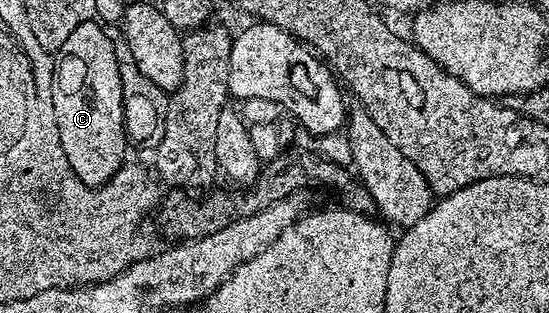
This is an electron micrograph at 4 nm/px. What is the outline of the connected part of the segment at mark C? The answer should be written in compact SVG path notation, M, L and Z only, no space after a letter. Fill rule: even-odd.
M99 22L79 23L66 37L60 50L54 55L54 78L52 80L52 96L54 97L54 113L58 121L58 137L62 141L62 149L68 158L68 164L87 187L100 188L107 183L125 162L124 147L124 109L120 106L120 74L118 61L114 53L114 45L110 41L109 32Z

